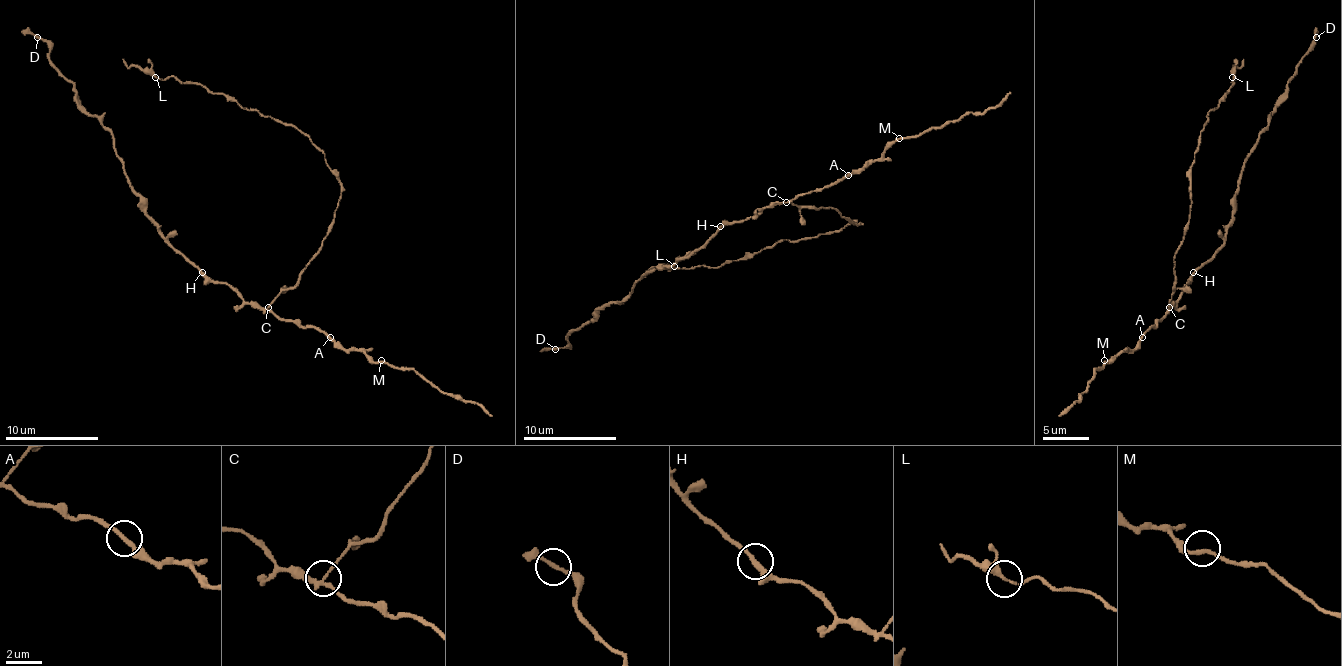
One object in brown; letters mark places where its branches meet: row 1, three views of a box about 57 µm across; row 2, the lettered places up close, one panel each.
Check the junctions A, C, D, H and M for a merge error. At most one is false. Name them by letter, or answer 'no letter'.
C

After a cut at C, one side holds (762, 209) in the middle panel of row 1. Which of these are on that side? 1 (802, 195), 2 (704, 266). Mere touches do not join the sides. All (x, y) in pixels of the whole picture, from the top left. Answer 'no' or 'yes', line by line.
1: yes
2: no

